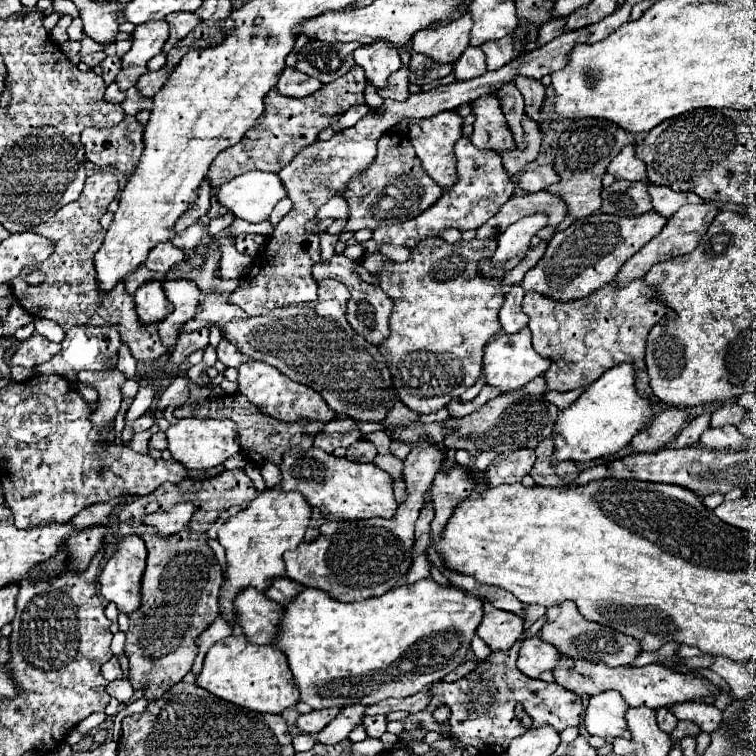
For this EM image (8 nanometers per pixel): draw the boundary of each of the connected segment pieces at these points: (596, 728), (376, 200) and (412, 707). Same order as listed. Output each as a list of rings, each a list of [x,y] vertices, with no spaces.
[[[604,691],[590,697],[584,725],[590,735],[604,737],[608,741],[616,737],[630,737],[626,727],[626,701],[618,691]]]
[[[382,135],[378,141],[376,159],[370,163],[370,169],[364,169],[364,173],[354,177],[354,181],[350,181],[350,189],[346,189],[344,199],[350,205],[350,217],[344,231],[354,233],[364,227],[378,229],[380,225],[414,219],[418,213],[424,213],[426,207],[434,205],[438,197],[442,197],[442,187],[428,179],[408,135]]]
[[[422,691],[422,693],[416,693],[414,697],[404,697],[404,699],[388,699],[388,707],[390,711],[398,711],[398,709],[404,709],[408,713],[418,713],[422,709],[426,709],[430,705],[430,691]]]

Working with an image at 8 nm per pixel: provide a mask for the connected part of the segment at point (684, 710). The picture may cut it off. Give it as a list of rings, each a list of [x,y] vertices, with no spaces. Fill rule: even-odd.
[[[688,701],[688,703],[678,703],[678,705],[672,705],[668,707],[678,719],[684,719],[684,721],[692,721],[692,723],[698,723],[698,727],[706,733],[712,733],[714,729],[718,729],[718,725],[722,723],[722,711],[718,711],[716,707],[712,705],[702,705],[702,703],[694,703],[694,701]]]

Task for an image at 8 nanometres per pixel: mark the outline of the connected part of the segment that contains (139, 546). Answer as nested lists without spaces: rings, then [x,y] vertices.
[[[138,535],[122,537],[100,573],[100,591],[118,611],[130,615],[140,605],[140,585],[146,569],[146,545]]]

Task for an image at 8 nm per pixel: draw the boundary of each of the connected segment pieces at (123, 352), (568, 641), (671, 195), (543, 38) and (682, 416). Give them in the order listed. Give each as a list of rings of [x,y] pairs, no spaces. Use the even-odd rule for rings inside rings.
[[[122,345],[118,353],[120,353],[120,355],[118,355],[118,365],[116,365],[116,369],[118,369],[120,373],[124,373],[126,379],[134,379],[134,377],[136,377],[136,361],[134,361],[134,357],[132,357],[130,351],[126,349],[126,345]]]
[[[566,601],[562,605],[554,605],[548,609],[548,621],[546,625],[540,629],[538,637],[542,641],[552,643],[560,655],[566,655],[570,659],[584,659],[584,661],[602,661],[610,667],[620,667],[620,665],[630,665],[630,661],[634,661],[634,657],[642,651],[642,647],[638,645],[638,641],[630,635],[618,633],[610,627],[602,627],[600,623],[592,623],[586,621],[574,603]]]
[[[648,185],[648,193],[652,197],[654,211],[666,219],[674,217],[674,213],[686,203],[702,203],[702,197],[698,197],[696,193],[676,193],[668,187],[658,185]]]
[[[554,17],[554,19],[546,21],[546,23],[542,25],[542,29],[540,29],[540,39],[538,39],[538,43],[536,43],[536,45],[538,45],[538,47],[542,47],[544,43],[548,43],[548,41],[556,39],[556,37],[562,33],[564,25],[566,25],[566,17]]]
[[[666,409],[654,417],[654,421],[632,439],[632,447],[638,453],[650,453],[670,443],[682,429],[688,413],[684,409]]]

